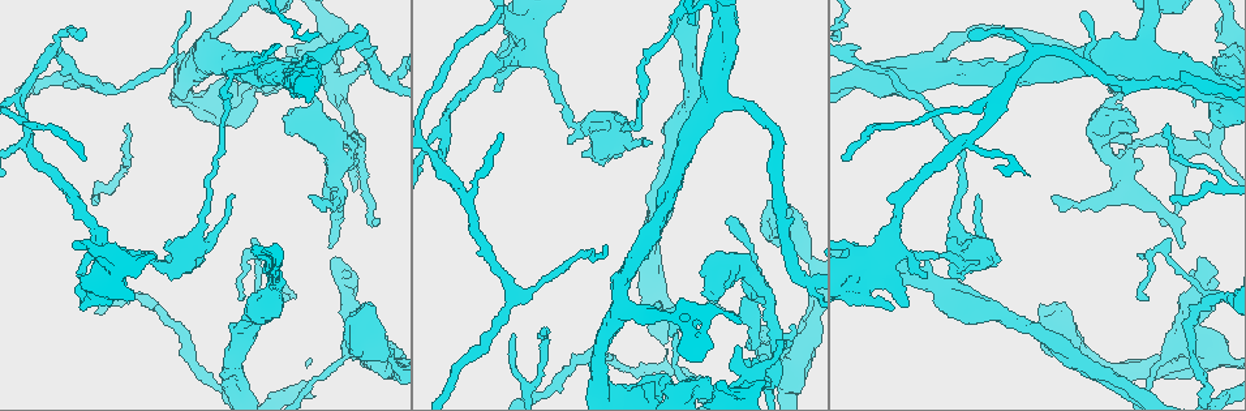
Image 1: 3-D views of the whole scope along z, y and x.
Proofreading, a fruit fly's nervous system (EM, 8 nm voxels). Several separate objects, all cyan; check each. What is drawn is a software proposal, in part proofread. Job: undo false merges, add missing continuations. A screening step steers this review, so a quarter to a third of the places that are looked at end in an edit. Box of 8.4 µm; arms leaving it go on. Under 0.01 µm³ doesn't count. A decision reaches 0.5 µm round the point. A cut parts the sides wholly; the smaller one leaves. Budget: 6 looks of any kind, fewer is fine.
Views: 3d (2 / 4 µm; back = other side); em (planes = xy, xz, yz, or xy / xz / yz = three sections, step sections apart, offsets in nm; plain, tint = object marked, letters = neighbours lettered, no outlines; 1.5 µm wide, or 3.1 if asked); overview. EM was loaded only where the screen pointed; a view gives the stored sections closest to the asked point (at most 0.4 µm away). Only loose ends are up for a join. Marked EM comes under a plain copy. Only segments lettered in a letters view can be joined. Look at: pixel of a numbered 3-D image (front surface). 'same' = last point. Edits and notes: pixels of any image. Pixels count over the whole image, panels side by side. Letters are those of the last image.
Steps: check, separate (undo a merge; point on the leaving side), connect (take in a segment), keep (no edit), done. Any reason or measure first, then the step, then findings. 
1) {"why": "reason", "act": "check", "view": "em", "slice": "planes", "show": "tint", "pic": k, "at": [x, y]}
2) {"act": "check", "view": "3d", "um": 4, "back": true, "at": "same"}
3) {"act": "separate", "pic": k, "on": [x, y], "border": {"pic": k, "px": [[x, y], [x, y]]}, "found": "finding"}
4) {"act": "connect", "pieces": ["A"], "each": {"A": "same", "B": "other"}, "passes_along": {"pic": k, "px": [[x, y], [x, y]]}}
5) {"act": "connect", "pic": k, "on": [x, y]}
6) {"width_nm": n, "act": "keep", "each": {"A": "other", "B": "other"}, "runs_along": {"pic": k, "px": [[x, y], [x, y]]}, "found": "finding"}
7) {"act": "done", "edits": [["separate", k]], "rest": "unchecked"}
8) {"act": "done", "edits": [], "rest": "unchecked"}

{"why": "thin end", "act": "check", "view": "em", "slice": "yz", "step": 4, "show": "letters", "pic": 1, "at": [544, 328]}

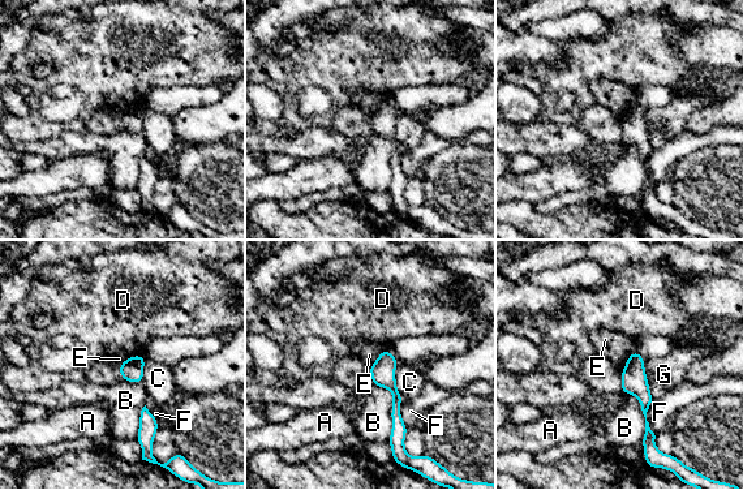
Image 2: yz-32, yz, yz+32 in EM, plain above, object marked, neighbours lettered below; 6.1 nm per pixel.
{"longest_contact_nm": ["B", 380], "act": "keep", "each": {"A": "other", "B": "other", "C": "other", "D": "other", "E": "other", "F": "other", "G": "other"}, "border": {"pic": 2, "px": [[381, 351], [379, 356], [368, 366]]}, "found": "no lettered segment goes on from it"}

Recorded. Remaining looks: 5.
{"why": "thin end", "act": "check", "view": "3d", "um": 4, "pic": 1, "at": [978, 193]}

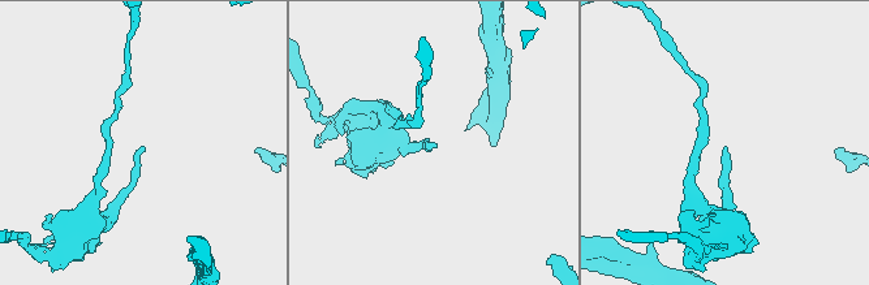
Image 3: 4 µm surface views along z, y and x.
{"act": "check", "view": "em", "slice": "planes", "show": "letters", "pic": 3, "at": [429, 148]}

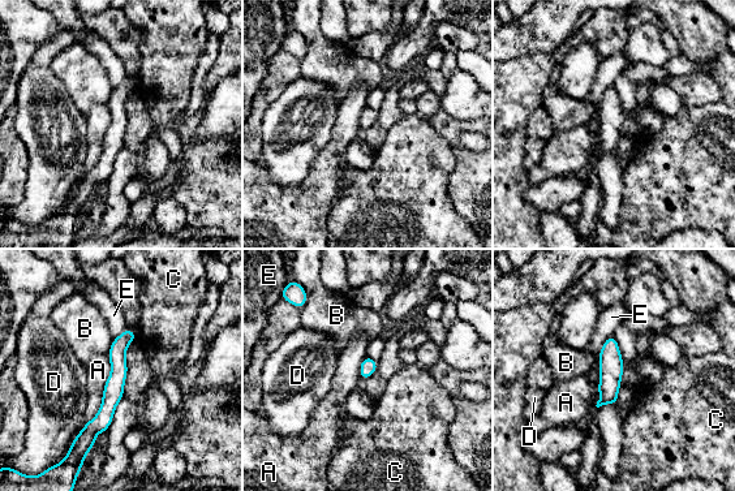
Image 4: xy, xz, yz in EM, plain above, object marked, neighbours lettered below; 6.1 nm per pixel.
{"act": "keep", "each": {"A": "other", "B": "other", "C": "other", "D": "other", "E": "other"}, "border": {"pic": 4, "px": [[107, 356], [102, 404], [86, 422]]}, "found": "none of them fits"}

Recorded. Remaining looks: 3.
{"act": "check", "view": "3d", "um": 2, "back": true, "pic": 1, "at": [1205, 258]}

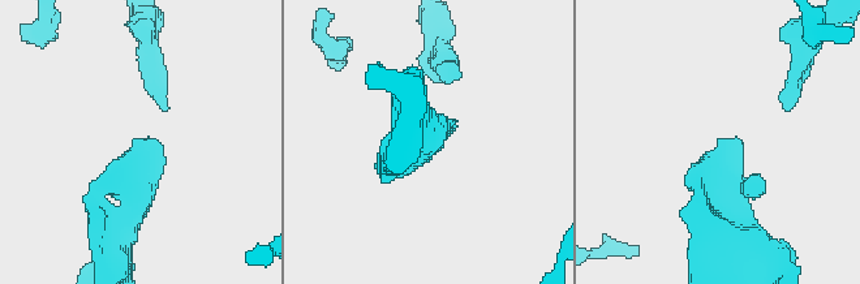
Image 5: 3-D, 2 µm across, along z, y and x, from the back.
{"act": "check", "view": "em", "slice": "xz", "step": 8, "show": "letters", "pic": 5, "at": [136, 141]}

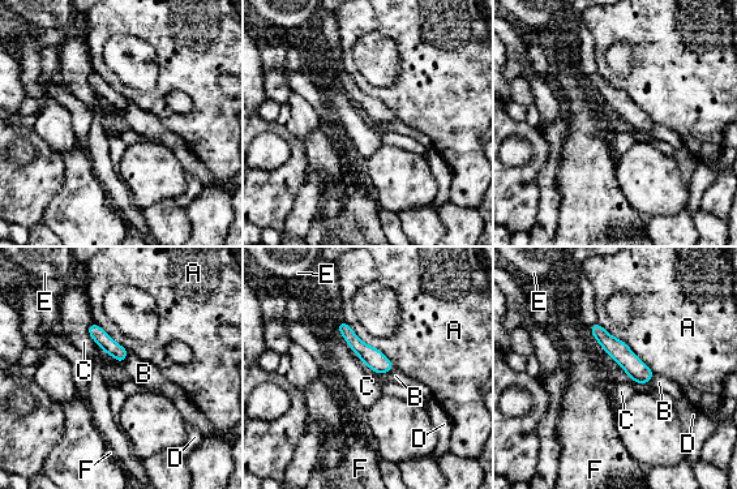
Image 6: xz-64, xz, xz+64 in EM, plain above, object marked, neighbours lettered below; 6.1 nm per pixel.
{"width_nm": 100, "act": "keep", "each": {"A": "other", "B": "other", "C": "other", "D": "other", "E": "other", "F": "other"}, "runs_along": {"pic": 6, "px": [[595, 326], [642, 376], [643, 381]]}, "found": "none of them fits"}

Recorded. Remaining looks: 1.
{"act": "done", "edits": [], "rest": "unchecked"}

